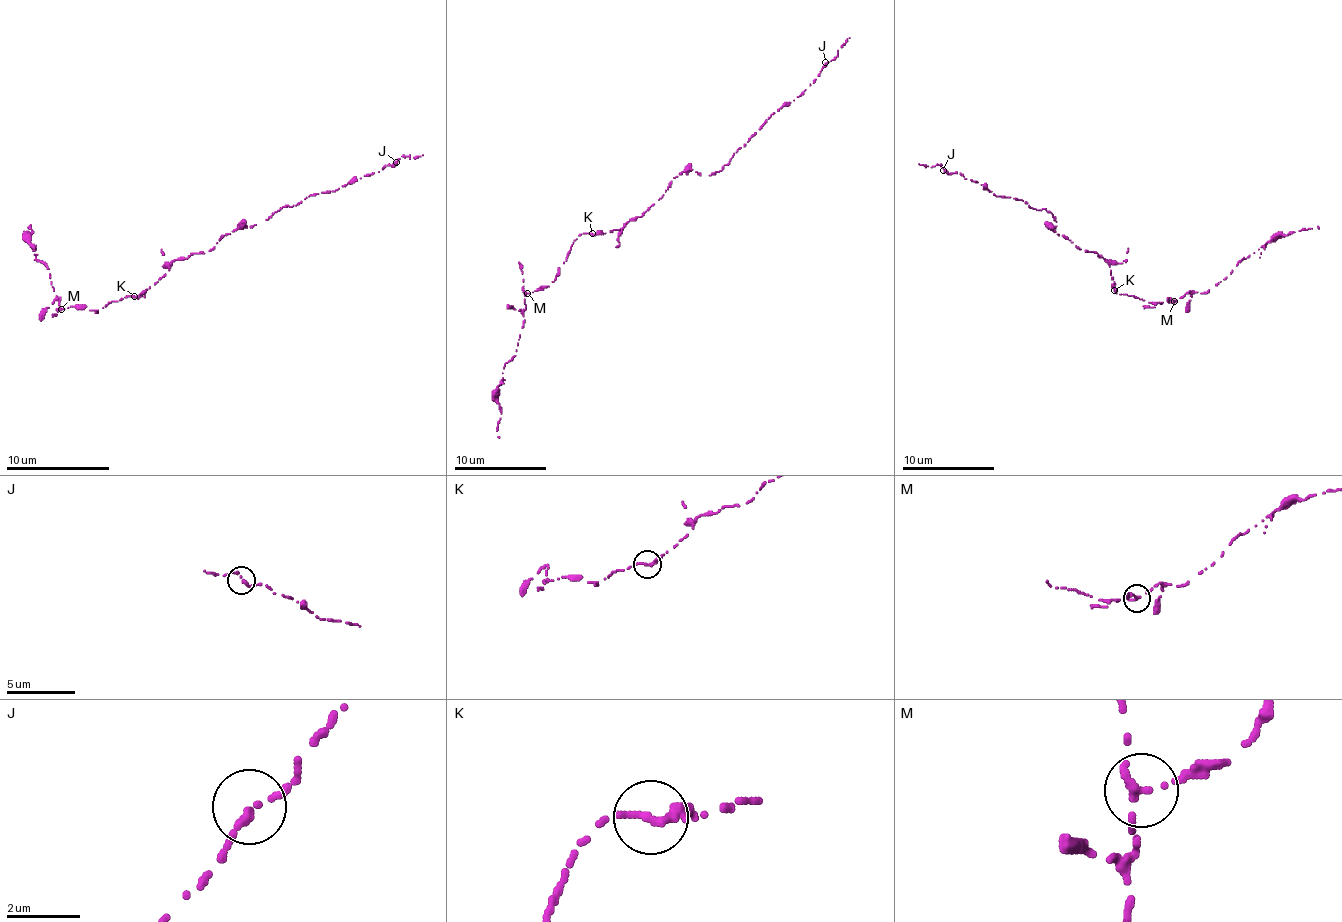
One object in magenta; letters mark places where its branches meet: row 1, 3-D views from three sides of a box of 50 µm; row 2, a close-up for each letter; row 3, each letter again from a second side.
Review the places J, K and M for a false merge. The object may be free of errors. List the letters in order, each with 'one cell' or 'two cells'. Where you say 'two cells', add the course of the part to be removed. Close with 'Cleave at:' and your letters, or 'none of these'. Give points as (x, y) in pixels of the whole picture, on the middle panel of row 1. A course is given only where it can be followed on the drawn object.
J: one cell
K: one cell
M: two cells; course (527, 294), (516, 356), (504, 365), (497, 386), (502, 411), (497, 425), (499, 437)
Cleave at: M

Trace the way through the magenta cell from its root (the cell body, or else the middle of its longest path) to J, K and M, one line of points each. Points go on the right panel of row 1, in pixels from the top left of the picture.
J: (1103, 258), (1057, 235), (1050, 228), (1057, 225), (1050, 211), (994, 195), (978, 181), (943, 170)
K: (1103, 258), (1110, 267), (1114, 290)
M: (1103, 258), (1110, 267), (1114, 290), (1119, 295), (1131, 295), (1149, 302), (1175, 302)

